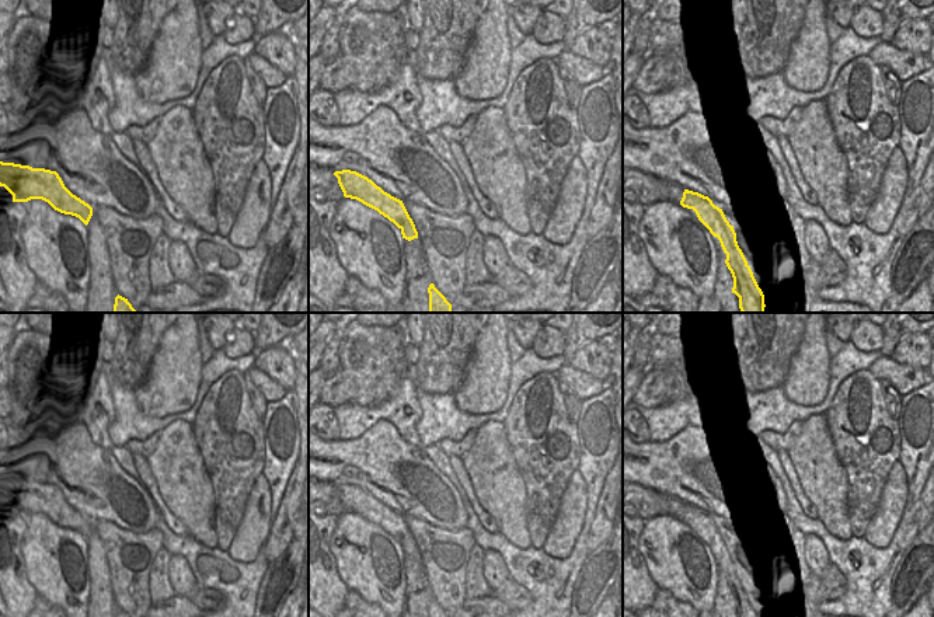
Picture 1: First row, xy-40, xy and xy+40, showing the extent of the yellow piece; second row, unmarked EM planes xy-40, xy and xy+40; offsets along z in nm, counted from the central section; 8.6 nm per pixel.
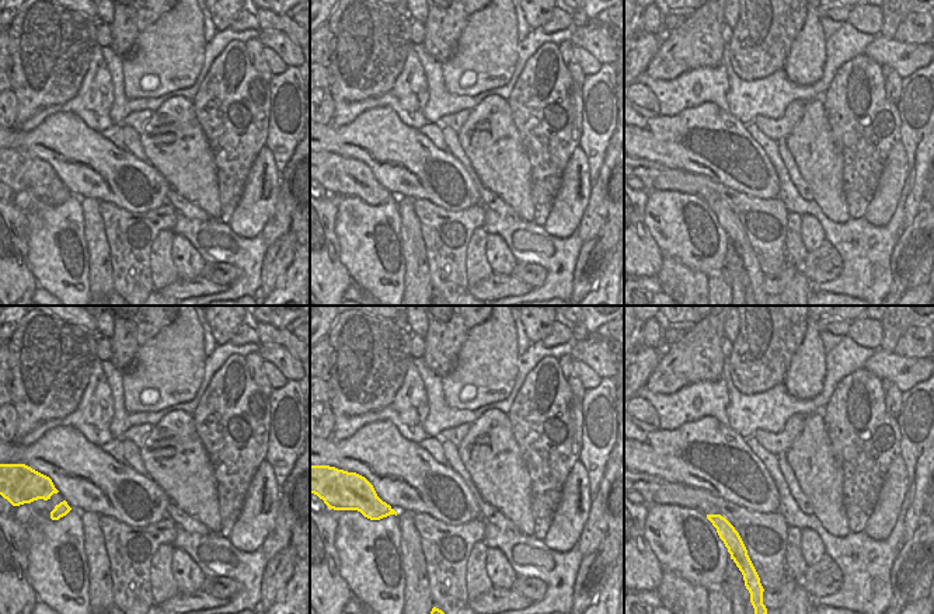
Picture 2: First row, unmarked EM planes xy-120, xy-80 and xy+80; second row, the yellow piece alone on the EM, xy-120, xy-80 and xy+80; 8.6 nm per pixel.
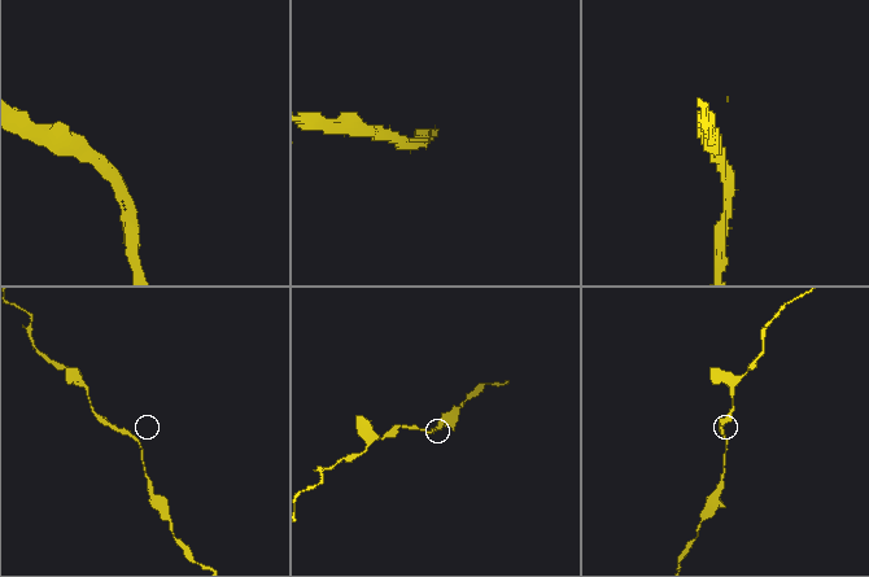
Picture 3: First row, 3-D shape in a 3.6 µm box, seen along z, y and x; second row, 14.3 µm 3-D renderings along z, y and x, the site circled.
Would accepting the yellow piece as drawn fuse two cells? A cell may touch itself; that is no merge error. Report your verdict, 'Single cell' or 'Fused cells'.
Single cell.

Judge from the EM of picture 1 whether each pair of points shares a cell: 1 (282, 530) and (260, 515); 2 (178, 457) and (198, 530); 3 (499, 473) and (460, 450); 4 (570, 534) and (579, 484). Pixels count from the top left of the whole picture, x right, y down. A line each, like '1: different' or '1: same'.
1: different
2: same
3: different
4: same

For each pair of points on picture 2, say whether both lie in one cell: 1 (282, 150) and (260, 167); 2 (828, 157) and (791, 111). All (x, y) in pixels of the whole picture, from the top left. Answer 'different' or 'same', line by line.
1: different
2: different

